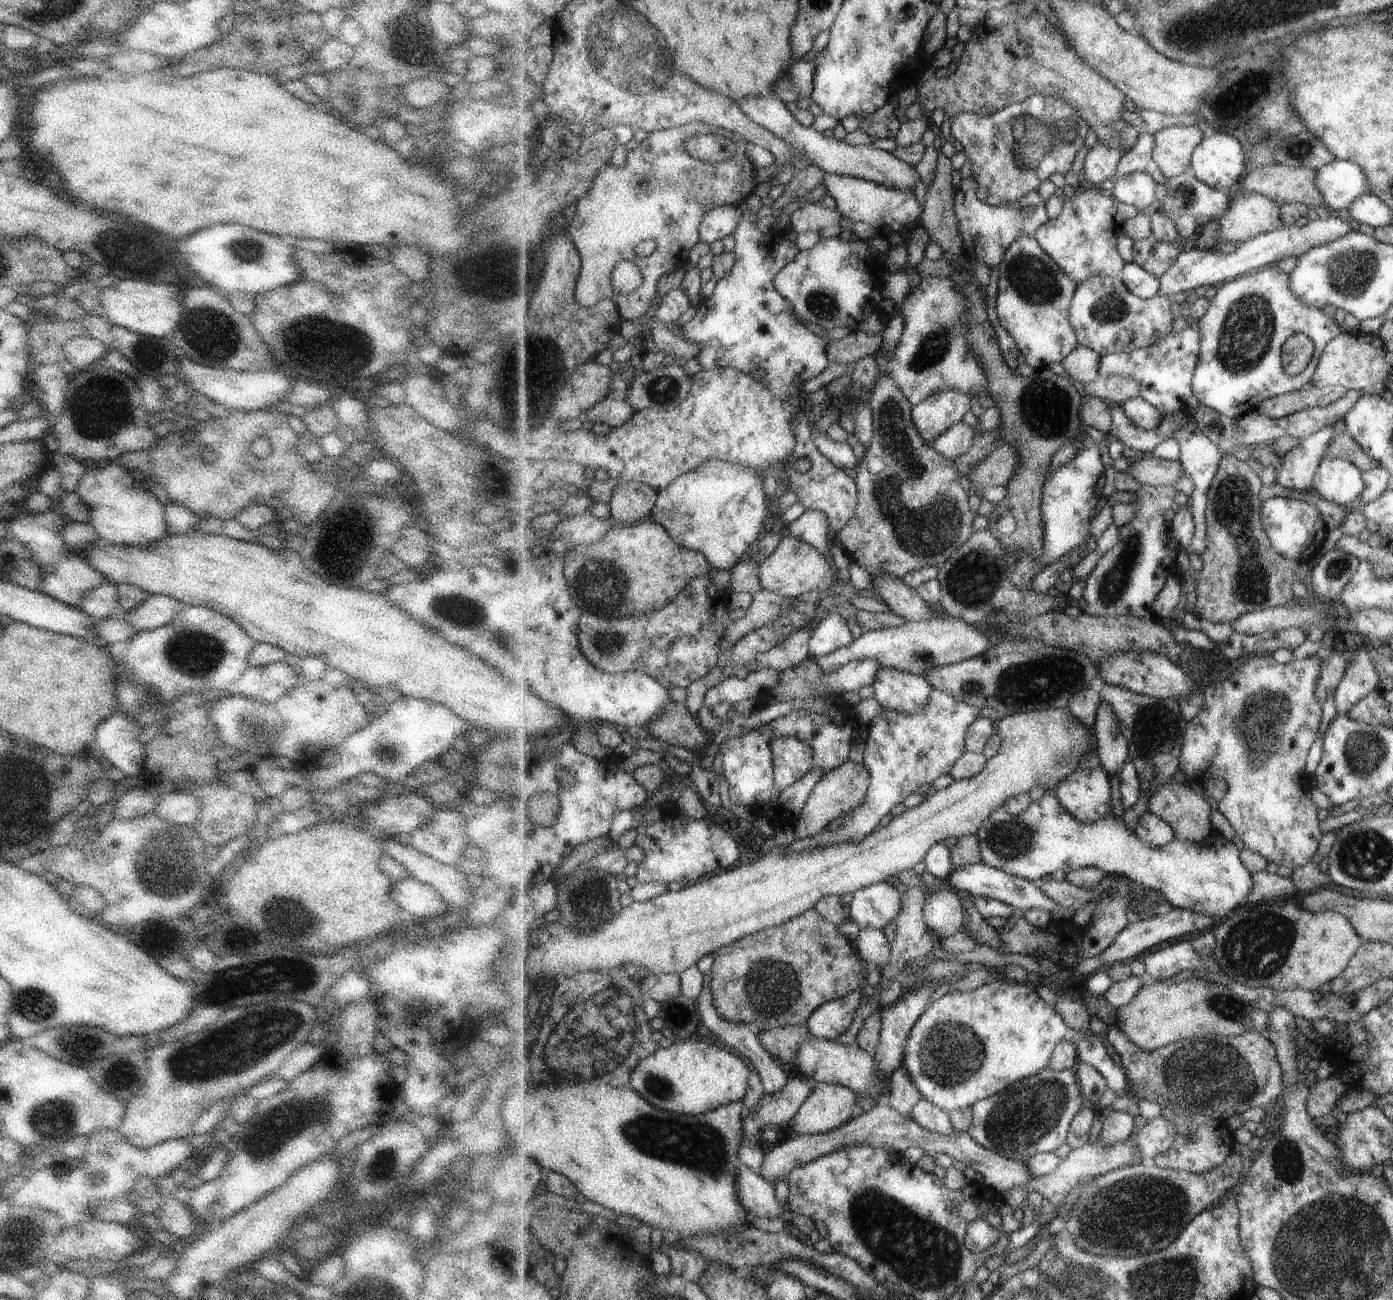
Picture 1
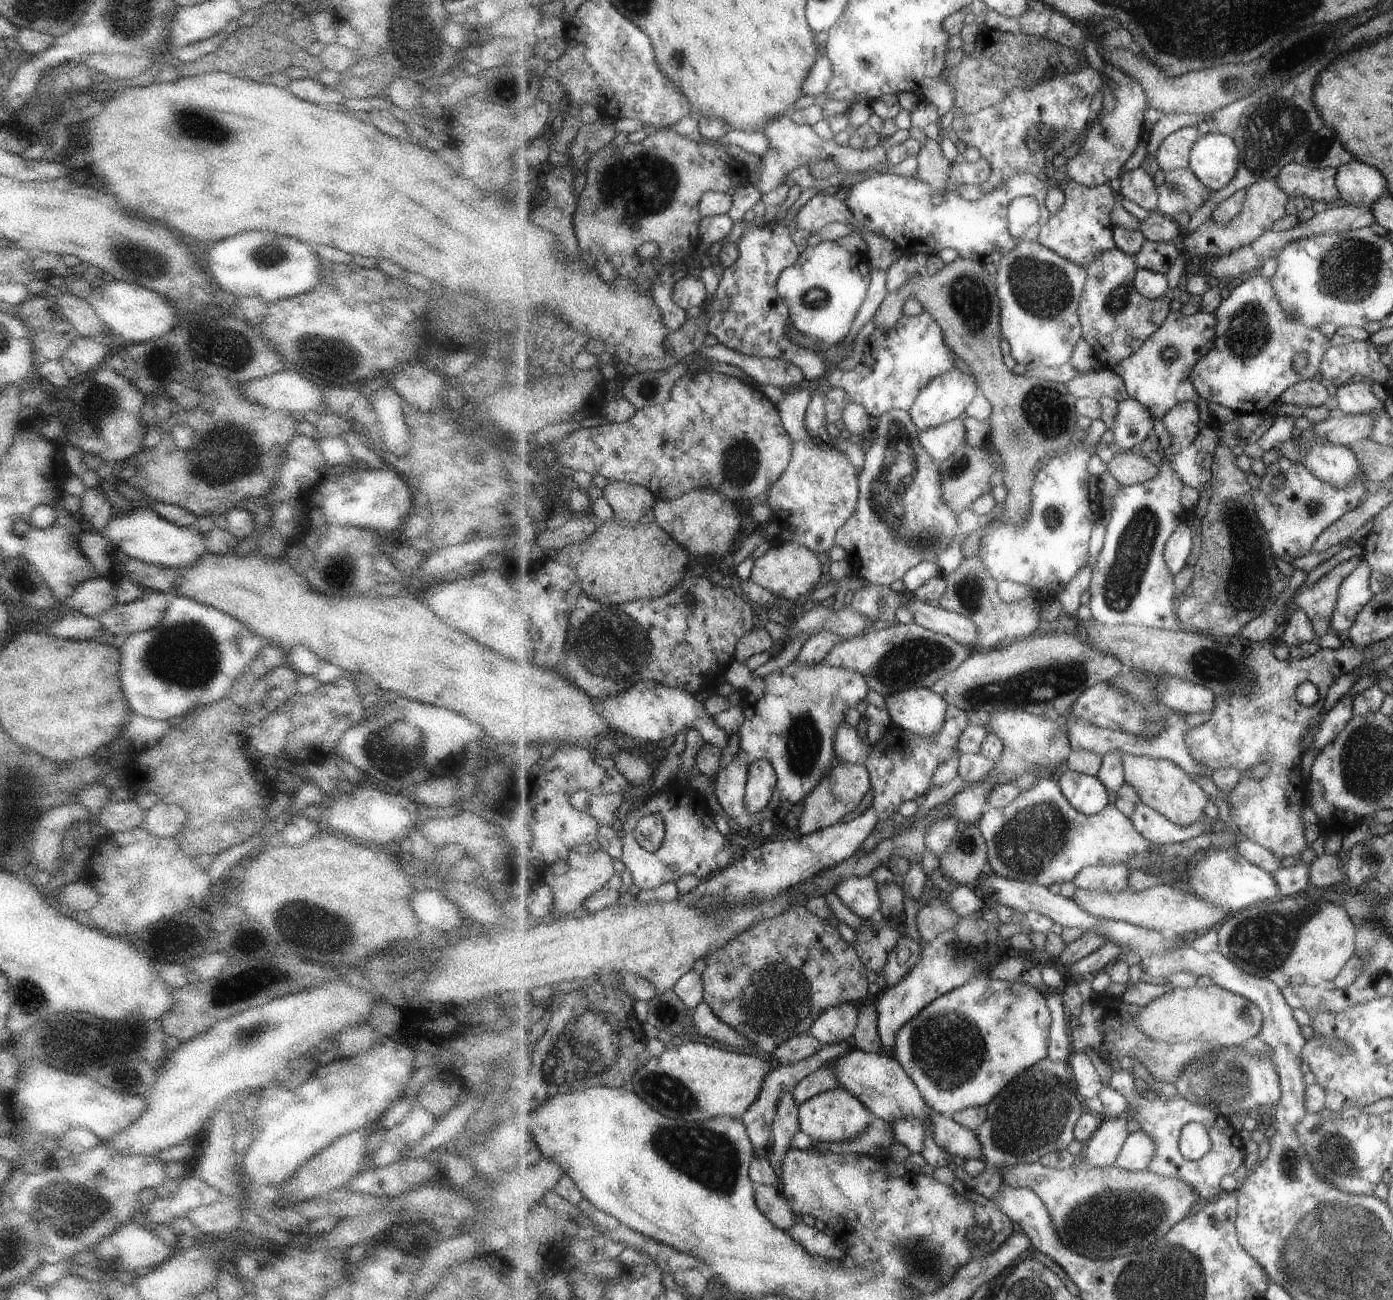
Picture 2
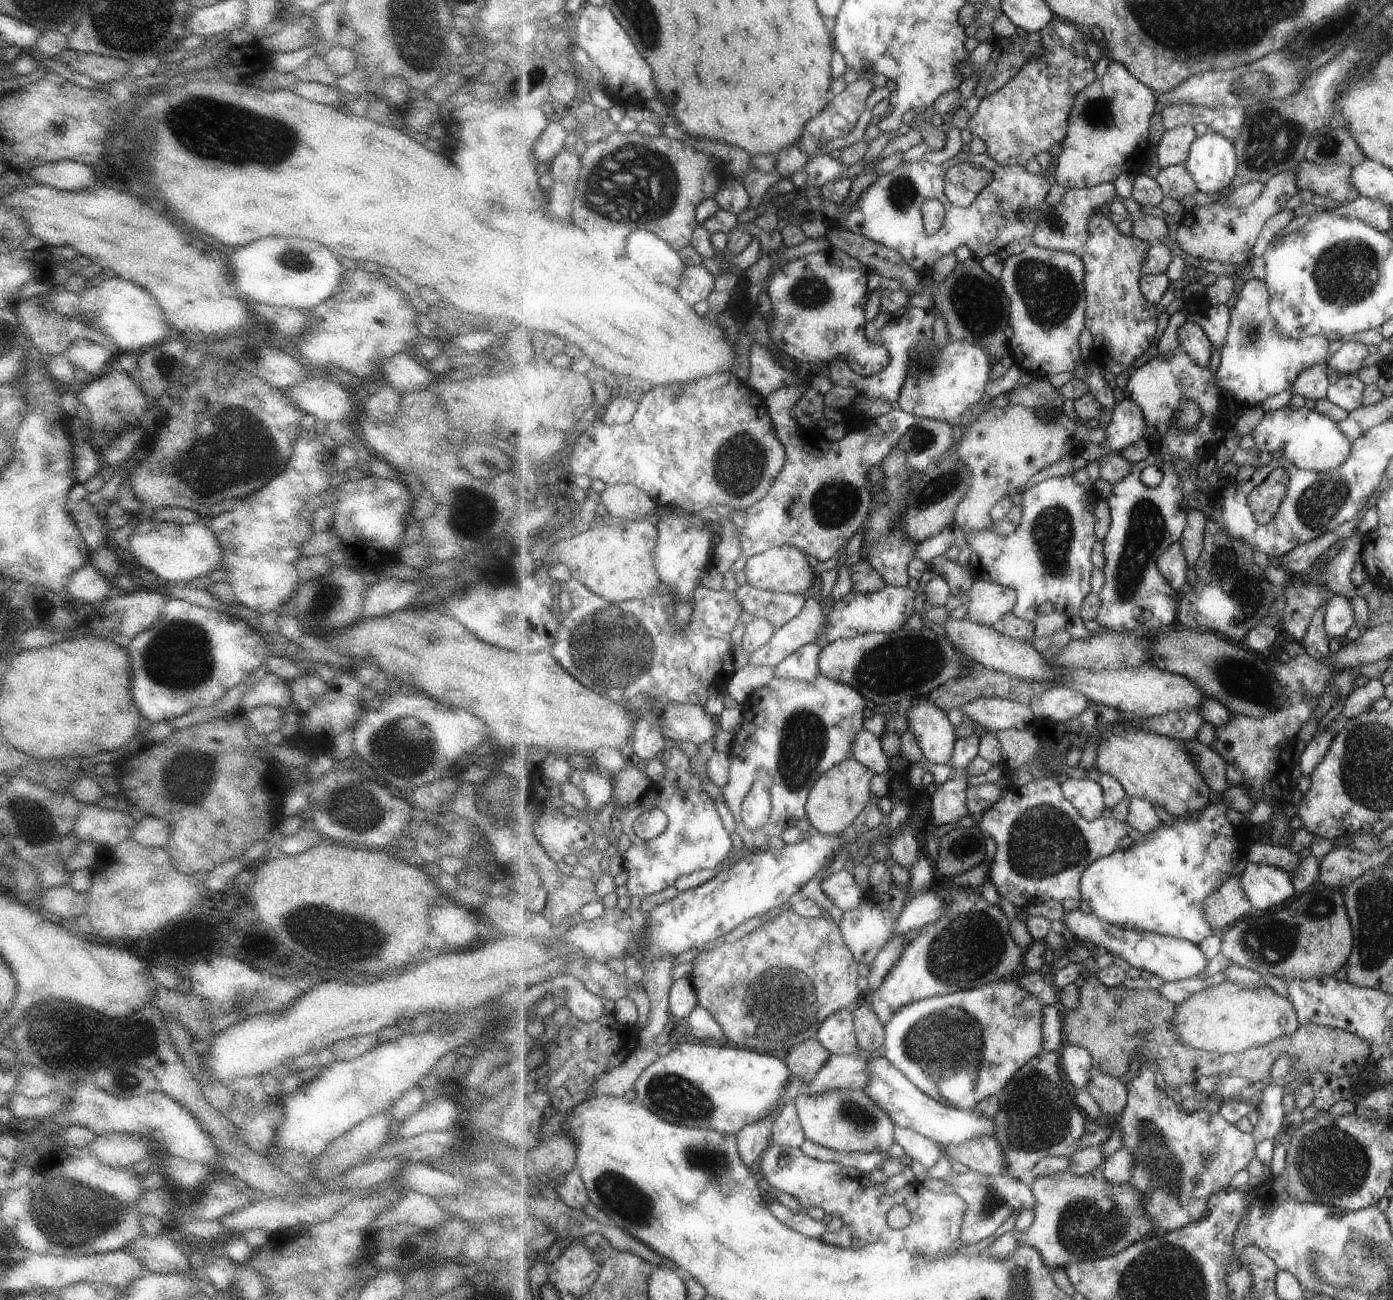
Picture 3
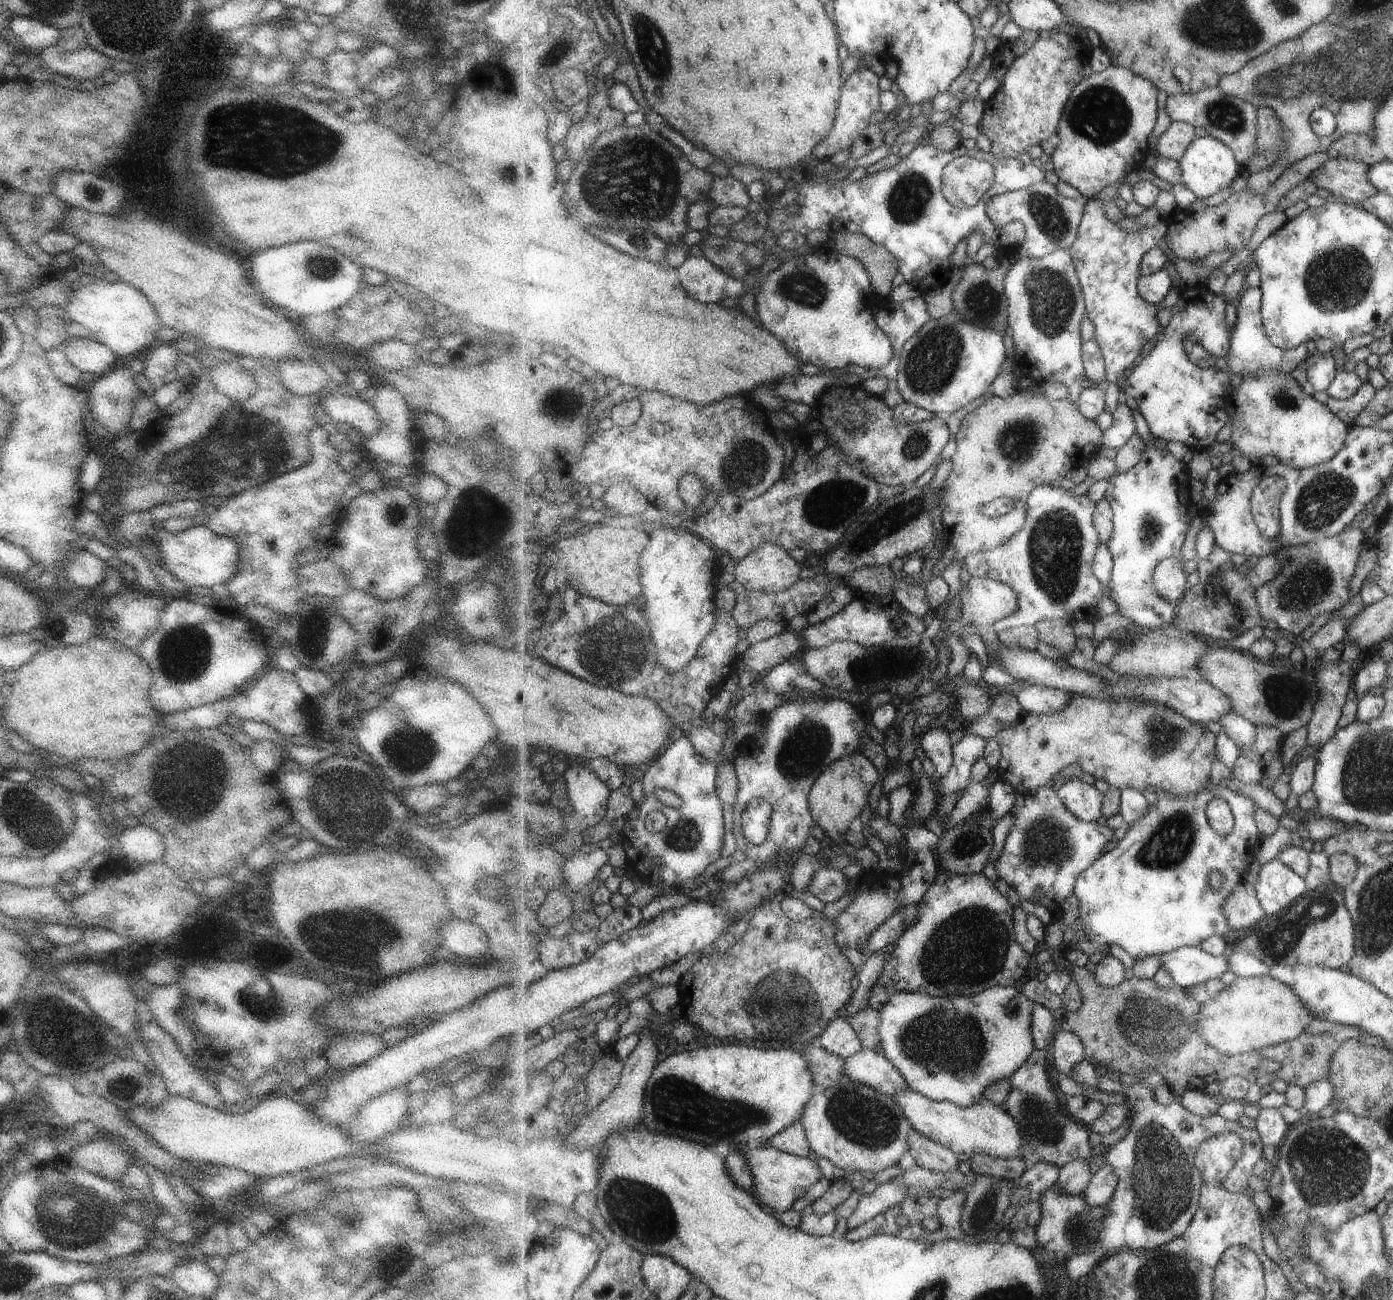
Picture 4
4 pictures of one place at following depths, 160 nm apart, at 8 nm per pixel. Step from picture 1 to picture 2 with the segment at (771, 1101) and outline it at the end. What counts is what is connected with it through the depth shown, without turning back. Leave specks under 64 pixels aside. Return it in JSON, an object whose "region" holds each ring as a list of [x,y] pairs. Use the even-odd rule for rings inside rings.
{"region":[[[831,1063],[823,1065],[819,1070],[812,1072],[807,1078],[798,1082],[792,1088],[792,1093],[794,1094],[795,1102],[800,1107],[810,1098],[839,1086],[841,1084],[836,1077],[833,1063]]]}

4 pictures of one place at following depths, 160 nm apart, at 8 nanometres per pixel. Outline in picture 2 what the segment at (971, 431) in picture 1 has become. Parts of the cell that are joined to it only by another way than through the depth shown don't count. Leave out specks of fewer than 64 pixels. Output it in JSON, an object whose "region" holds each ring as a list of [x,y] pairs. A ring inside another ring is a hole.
{"region":[[[961,418],[943,423],[919,433],[923,448],[939,464],[953,456],[966,443],[967,429]]]}

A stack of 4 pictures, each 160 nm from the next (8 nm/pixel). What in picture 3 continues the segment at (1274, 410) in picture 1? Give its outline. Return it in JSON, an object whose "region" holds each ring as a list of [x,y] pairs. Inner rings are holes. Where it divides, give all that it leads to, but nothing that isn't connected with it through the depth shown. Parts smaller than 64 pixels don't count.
{"region":[[[1327,362],[1316,364],[1307,369],[1297,380],[1294,386],[1290,388],[1291,394],[1299,394],[1303,398],[1320,401],[1325,399],[1328,388],[1333,382],[1334,375]]]}

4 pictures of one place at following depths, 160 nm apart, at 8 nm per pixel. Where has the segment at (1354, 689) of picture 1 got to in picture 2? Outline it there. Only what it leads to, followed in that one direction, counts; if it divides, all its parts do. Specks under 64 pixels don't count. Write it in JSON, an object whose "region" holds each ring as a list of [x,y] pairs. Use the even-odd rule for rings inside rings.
{"region":[[[1347,693],[1337,701],[1337,704],[1334,704],[1334,707],[1323,718],[1323,722],[1321,722],[1315,736],[1313,736],[1318,754],[1320,750],[1323,750],[1325,746],[1338,737],[1338,734],[1354,717],[1354,698],[1355,696],[1351,693]]]}

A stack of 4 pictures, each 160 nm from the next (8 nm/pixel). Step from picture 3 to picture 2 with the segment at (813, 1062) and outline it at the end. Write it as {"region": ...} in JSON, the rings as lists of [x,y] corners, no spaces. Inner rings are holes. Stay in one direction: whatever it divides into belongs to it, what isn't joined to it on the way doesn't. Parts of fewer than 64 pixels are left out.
{"region":[[[810,1032],[801,1033],[779,1044],[771,1055],[781,1066],[794,1065],[813,1056],[813,1053],[821,1050],[822,1045],[823,1043]]]}

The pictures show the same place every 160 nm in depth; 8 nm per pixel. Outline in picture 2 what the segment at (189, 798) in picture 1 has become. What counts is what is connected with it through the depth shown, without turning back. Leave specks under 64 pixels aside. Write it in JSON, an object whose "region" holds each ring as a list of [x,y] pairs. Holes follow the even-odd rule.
{"region":[[[157,800],[150,809],[146,810],[142,827],[153,836],[175,837],[183,828],[188,814],[180,806]]]}

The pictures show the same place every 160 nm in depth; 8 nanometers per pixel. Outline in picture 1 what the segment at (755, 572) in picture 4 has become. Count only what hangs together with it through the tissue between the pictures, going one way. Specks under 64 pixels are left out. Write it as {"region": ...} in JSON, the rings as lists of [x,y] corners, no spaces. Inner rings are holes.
{"region":[[[790,534],[784,536],[779,548],[773,554],[759,559],[761,588],[786,598],[795,599],[812,591],[819,591],[827,595],[831,591],[831,586],[837,582],[837,574],[833,572],[833,566],[827,562],[828,559],[811,544],[805,544],[803,540]]]}

